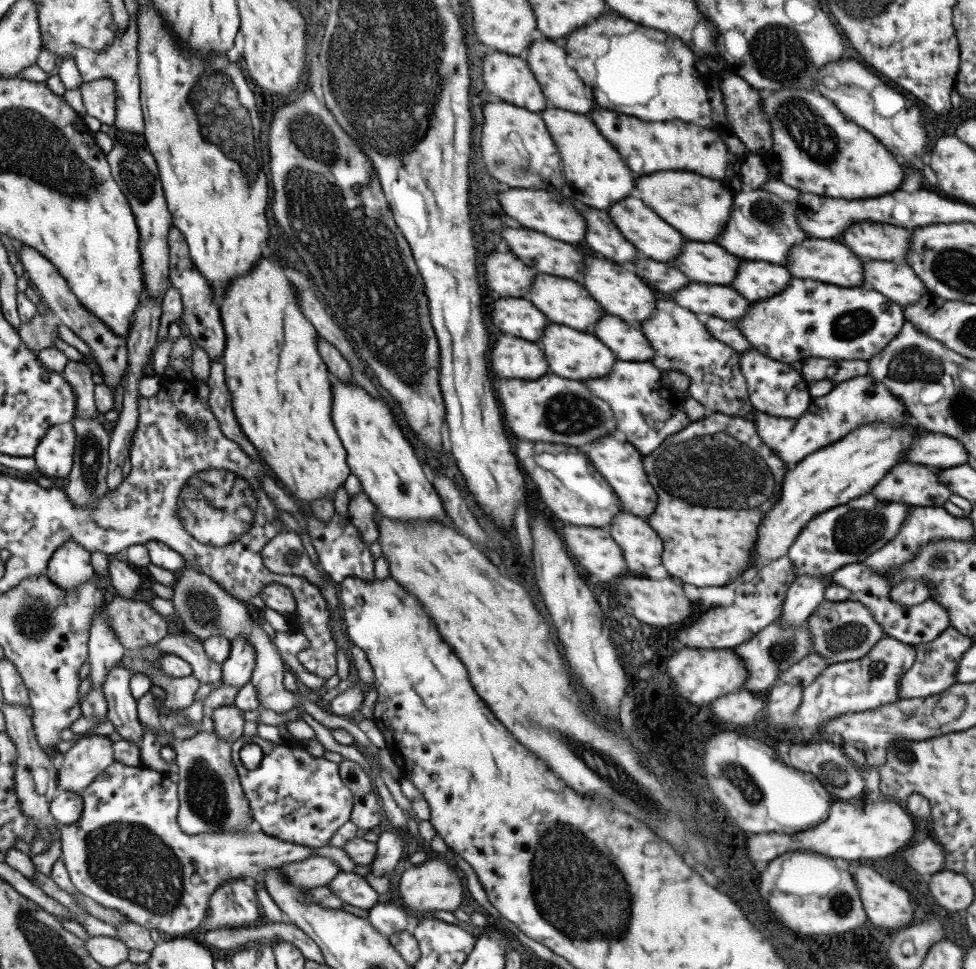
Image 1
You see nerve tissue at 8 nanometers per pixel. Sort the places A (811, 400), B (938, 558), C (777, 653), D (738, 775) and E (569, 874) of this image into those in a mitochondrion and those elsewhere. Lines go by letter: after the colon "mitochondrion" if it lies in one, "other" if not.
A: other
B: mitochondrion
C: mitochondrion
D: mitochondrion
E: mitochondrion

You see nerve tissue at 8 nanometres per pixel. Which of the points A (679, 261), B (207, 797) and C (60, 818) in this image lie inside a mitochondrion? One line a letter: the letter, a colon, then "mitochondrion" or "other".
A: other
B: mitochondrion
C: other

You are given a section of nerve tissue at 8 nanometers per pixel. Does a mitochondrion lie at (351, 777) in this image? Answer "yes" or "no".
no

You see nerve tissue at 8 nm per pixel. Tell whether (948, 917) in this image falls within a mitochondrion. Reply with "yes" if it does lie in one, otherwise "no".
no

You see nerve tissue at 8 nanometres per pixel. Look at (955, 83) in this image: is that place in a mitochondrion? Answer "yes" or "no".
no

